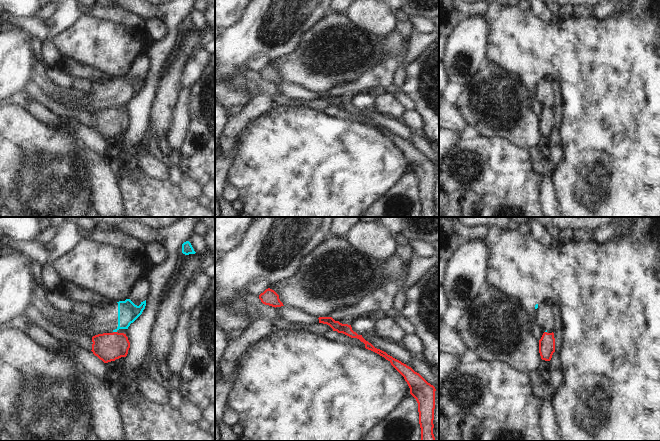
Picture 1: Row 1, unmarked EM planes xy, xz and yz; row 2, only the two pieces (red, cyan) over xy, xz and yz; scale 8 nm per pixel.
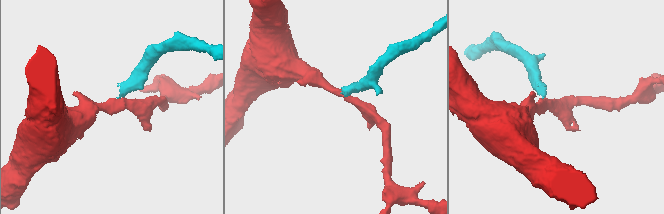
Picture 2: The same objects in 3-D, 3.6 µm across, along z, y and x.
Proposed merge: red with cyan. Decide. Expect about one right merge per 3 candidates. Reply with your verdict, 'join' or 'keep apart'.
keep apart

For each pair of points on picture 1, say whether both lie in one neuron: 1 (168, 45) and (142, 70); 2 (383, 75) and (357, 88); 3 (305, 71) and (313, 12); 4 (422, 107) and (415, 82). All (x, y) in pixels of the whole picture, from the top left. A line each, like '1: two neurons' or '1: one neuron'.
1: two neurons
2: one neuron
3: two neurons
4: one neuron

